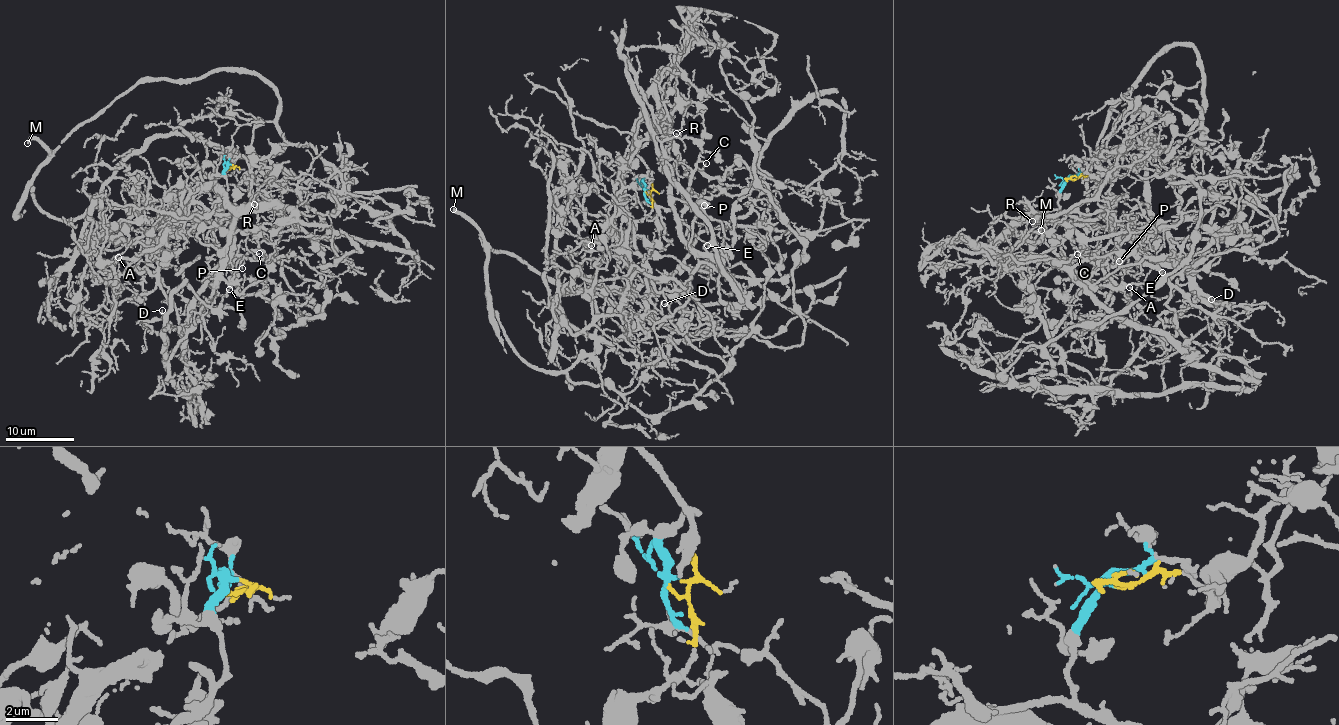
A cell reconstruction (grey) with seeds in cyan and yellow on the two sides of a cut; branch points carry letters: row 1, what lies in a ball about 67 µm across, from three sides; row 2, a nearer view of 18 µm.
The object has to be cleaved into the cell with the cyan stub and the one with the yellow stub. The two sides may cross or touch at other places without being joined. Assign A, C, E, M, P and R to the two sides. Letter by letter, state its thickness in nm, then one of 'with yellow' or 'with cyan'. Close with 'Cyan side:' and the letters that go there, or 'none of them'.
A: calibre 130 nm; with cyan
C: calibre 120 nm; with cyan
E: calibre 120 nm; with cyan
M: calibre 320 nm; with yellow
P: calibre 120 nm; with cyan
R: calibre 140 nm; with cyan
Cyan side: A, C, E, P, R

